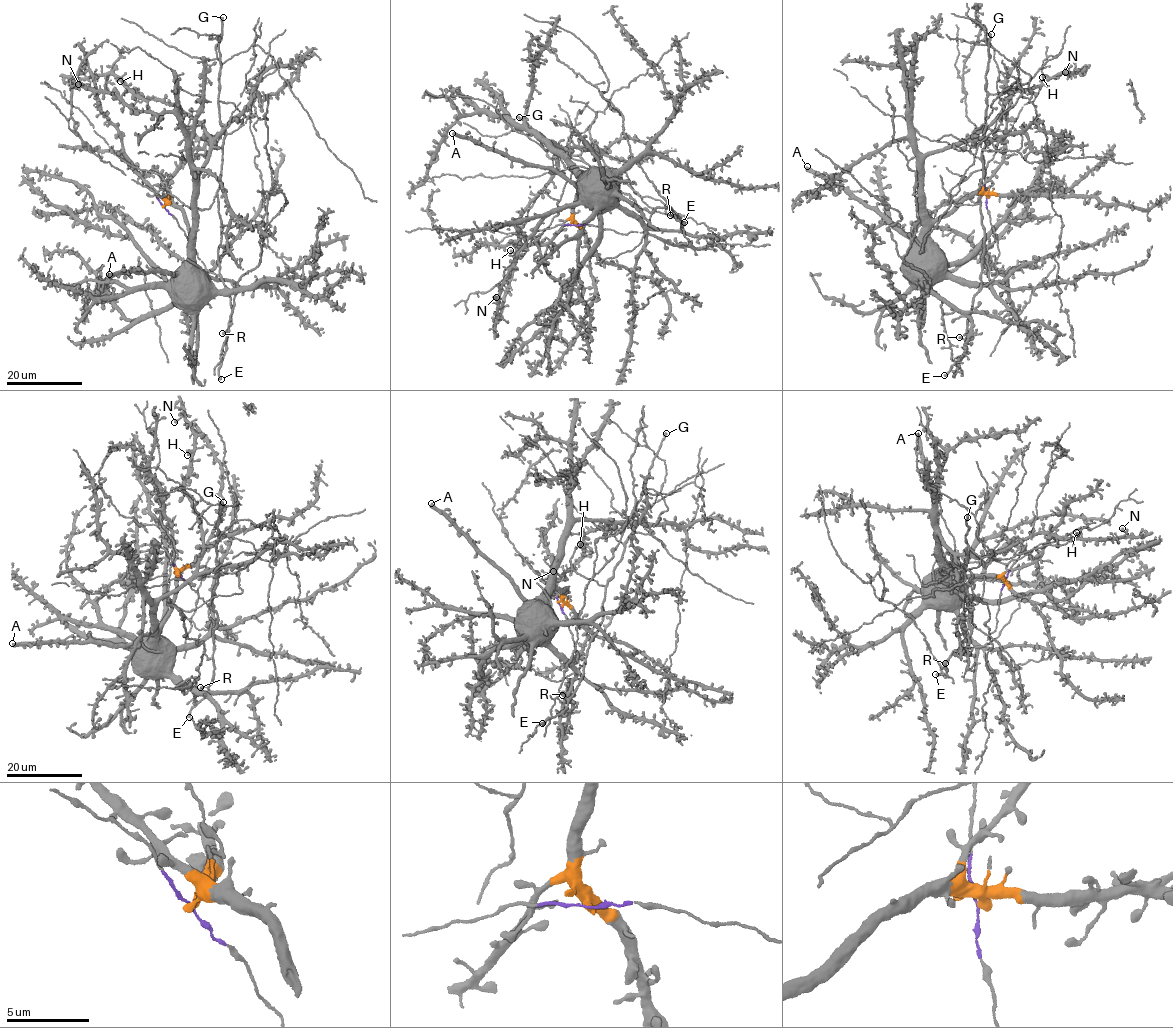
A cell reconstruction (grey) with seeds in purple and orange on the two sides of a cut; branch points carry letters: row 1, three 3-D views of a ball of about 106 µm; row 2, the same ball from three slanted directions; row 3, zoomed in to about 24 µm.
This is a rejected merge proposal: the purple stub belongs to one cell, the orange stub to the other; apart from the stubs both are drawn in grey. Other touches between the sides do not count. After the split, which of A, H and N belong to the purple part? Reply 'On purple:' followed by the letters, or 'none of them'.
On purple: none of them

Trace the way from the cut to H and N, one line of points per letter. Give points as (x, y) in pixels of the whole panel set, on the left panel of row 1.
H: (164, 206), (182, 211), (190, 241), (195, 182), (210, 142), (203, 127), (177, 107), (139, 96), (120, 81)
N: (164, 206), (182, 211), (190, 240), (195, 182), (210, 142), (205, 131), (109, 72), (78, 84)

